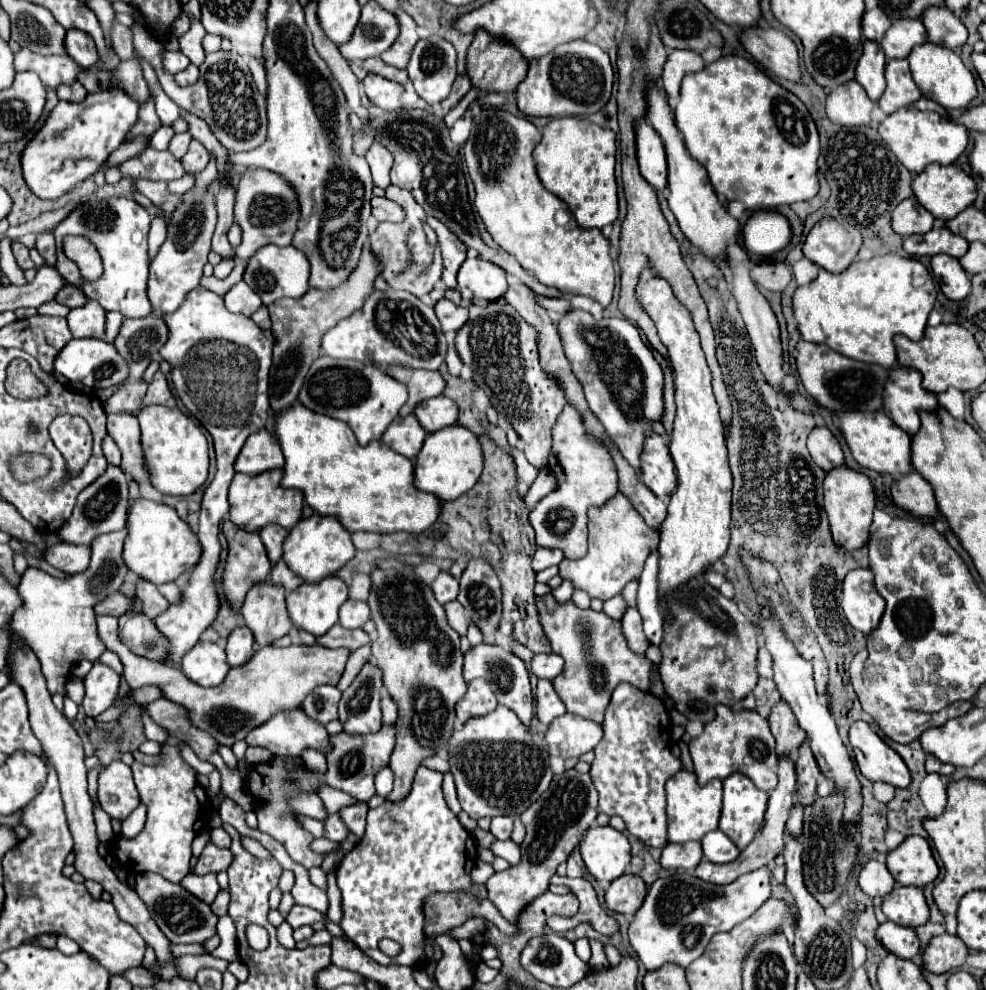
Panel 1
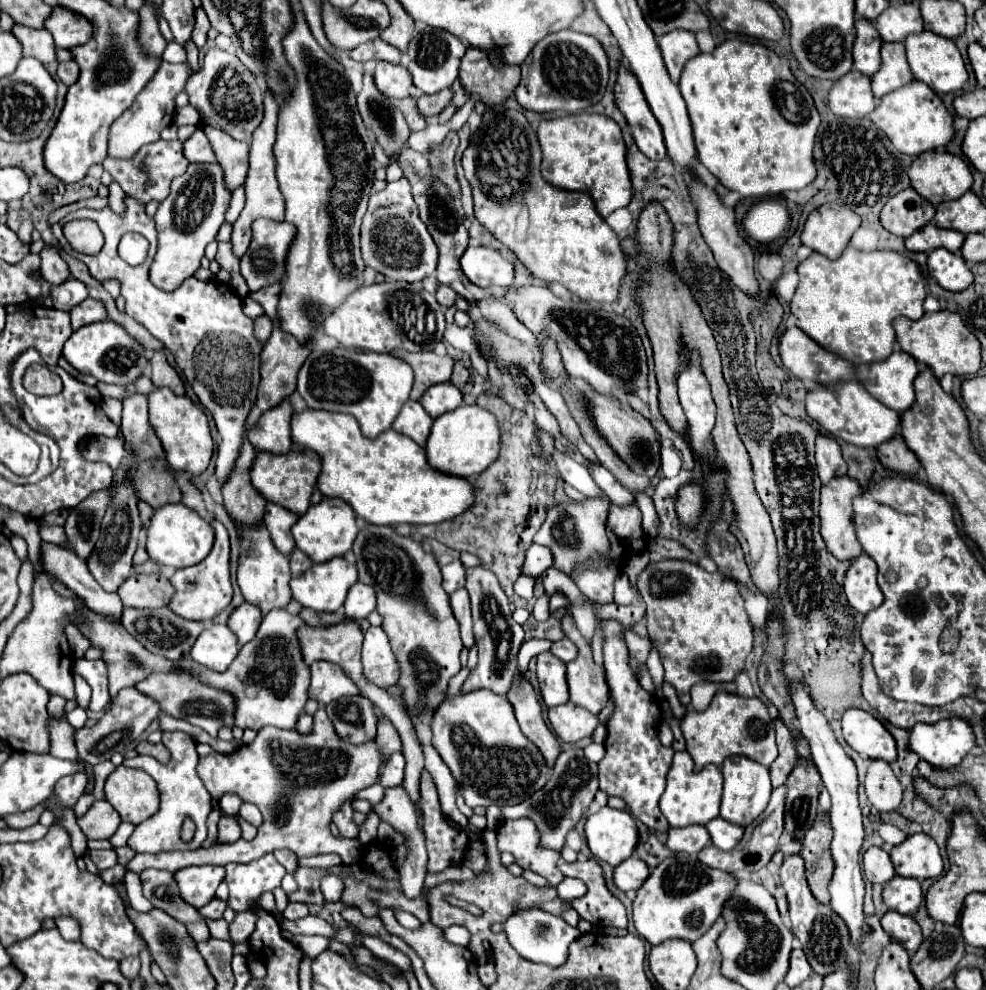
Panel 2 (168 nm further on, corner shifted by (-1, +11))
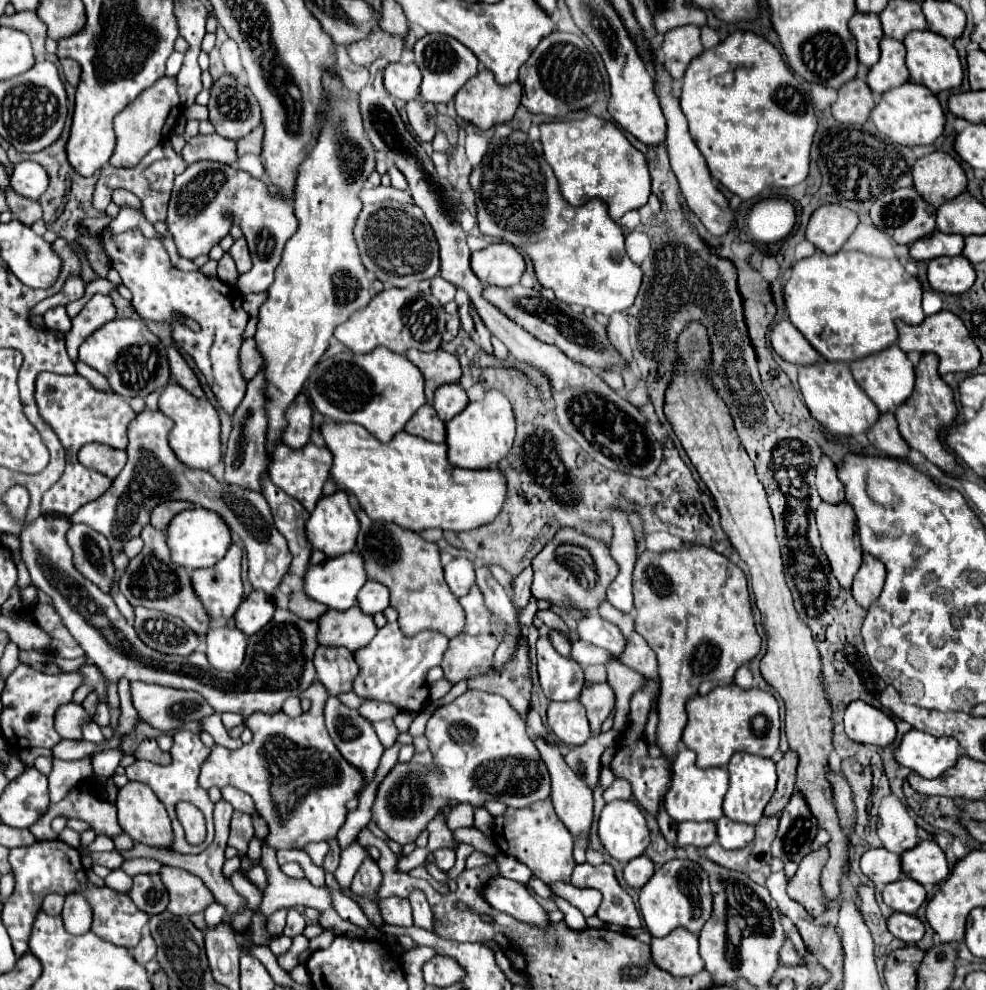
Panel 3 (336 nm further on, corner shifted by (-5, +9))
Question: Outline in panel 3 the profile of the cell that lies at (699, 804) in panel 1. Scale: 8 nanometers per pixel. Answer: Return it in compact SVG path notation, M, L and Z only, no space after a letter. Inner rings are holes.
M679 749L673 761L673 783L665 795L667 813L679 821L717 821L723 811L723 797L727 793L727 769L699 769L695 765L695 753L691 749Z

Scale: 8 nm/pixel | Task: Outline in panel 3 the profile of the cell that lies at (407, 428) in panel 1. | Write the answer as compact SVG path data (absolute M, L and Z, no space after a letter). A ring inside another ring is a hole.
M423 405L411 417L405 431L409 435L417 435L417 437L423 437L423 439L433 441L433 443L445 443L445 435L447 435L445 423L437 417L437 413L435 413L435 409L431 405Z

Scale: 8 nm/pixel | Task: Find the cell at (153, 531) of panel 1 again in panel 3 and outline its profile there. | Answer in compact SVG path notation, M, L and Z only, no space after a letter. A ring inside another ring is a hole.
M195 507L175 515L171 527L167 529L167 543L171 547L171 557L175 559L175 563L181 563L187 569L213 567L225 557L227 549L231 547L231 529L215 511Z

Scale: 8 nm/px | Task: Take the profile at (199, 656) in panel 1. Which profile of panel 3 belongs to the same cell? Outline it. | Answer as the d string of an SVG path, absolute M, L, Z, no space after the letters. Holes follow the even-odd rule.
M219 627L205 637L205 655L219 671L237 671L243 663L247 637L239 629Z

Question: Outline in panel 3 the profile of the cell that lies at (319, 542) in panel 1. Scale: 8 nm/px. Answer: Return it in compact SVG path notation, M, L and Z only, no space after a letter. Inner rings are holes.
M335 491L333 495L319 499L305 527L309 541L317 551L323 551L327 557L337 557L353 551L359 519L349 505L347 493Z

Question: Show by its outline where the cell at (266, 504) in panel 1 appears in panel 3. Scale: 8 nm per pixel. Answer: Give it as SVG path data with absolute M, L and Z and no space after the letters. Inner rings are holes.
M279 443L275 445L275 451L271 457L269 477L281 491L297 499L299 503L303 503L307 511L313 511L317 499L321 497L323 483L331 475L331 465L333 465L333 455L327 447L317 447L315 443L307 443L303 449L289 449L285 443Z

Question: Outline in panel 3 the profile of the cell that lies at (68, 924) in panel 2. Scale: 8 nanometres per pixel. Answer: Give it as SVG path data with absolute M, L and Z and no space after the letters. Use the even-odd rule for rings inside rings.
M71 893L65 897L65 907L61 915L67 931L71 931L73 935L81 935L83 931L91 929L91 905L81 893Z

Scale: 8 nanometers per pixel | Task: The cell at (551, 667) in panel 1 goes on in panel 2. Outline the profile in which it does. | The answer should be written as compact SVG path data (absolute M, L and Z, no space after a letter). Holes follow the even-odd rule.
M565 637L565 639L555 641L555 643L551 645L551 653L553 653L557 659L561 659L563 663L569 663L569 661L573 661L573 659L575 659L577 649L575 649L575 643L573 643L573 641L569 641L569 639Z

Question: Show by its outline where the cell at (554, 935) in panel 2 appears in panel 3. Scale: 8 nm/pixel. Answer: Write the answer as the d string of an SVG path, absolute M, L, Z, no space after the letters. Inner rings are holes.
M493 877L481 889L481 897L497 911L503 911L517 921L531 923L535 927L547 927L549 919L543 907L533 899L531 891L515 881Z

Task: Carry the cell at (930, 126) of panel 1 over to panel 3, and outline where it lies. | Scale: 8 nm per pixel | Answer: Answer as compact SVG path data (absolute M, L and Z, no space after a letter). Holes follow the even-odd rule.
M907 81L901 87L885 91L873 109L871 119L875 127L883 131L883 135L905 147L933 145L935 139L943 133L943 125L945 125L945 115L937 97L931 91L927 91L927 87L913 81Z

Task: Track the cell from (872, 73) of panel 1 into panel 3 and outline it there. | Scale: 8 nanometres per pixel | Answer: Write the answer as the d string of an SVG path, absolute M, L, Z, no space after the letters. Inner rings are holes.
M855 13L849 21L849 31L857 41L857 57L863 65L871 67L879 59L879 41L883 37L881 21L877 15Z

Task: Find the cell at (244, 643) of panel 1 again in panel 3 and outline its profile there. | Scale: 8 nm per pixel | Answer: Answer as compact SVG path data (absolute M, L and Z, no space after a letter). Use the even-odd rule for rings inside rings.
M255 589L237 609L235 613L235 625L245 635L257 633L267 621L271 621L275 613L275 601L265 595L265 591Z

